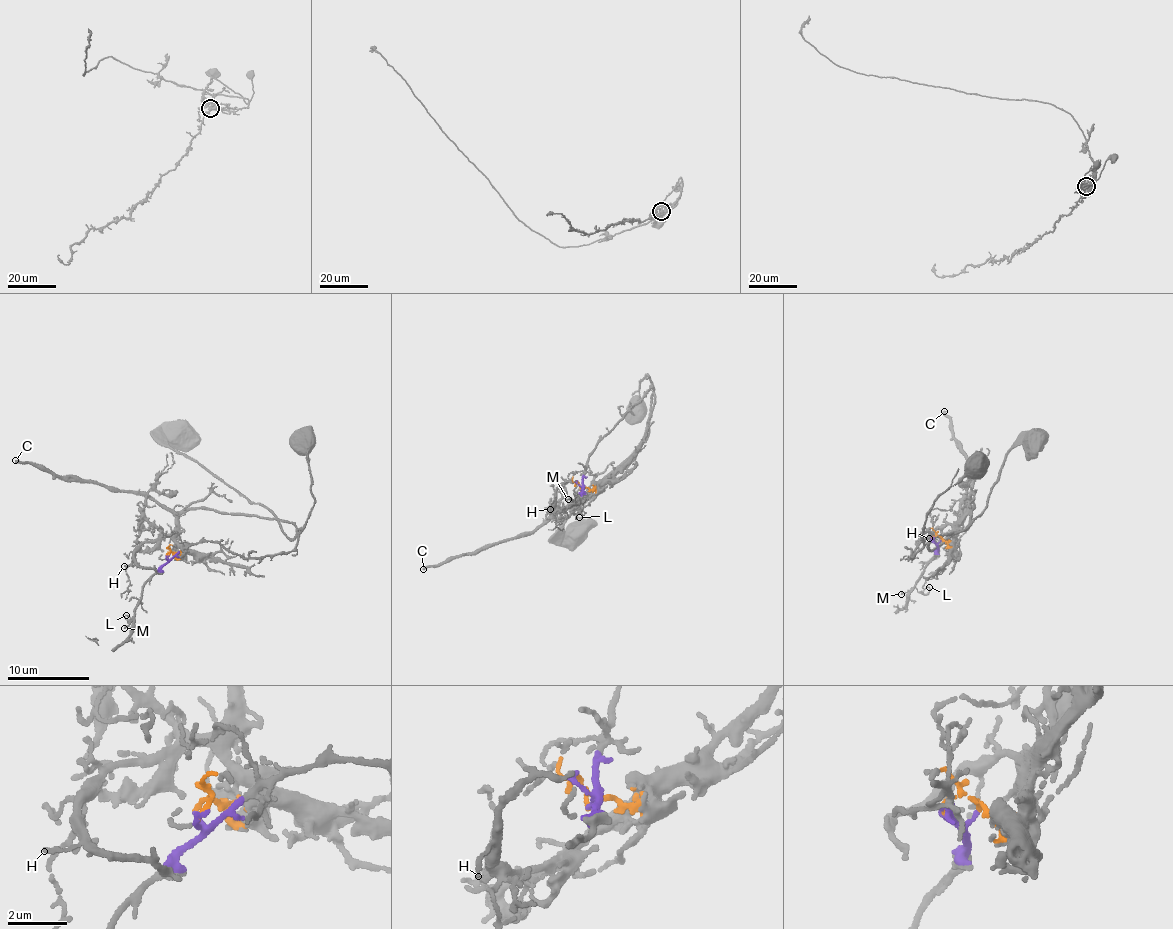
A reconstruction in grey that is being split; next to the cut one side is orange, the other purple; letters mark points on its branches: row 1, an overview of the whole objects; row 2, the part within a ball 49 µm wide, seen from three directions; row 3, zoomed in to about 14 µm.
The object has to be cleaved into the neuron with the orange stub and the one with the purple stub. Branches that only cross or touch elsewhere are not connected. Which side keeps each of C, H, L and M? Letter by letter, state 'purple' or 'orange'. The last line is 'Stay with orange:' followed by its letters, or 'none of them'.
C: orange
H: orange
L: purple
M: purple
Stay with orange: C, H

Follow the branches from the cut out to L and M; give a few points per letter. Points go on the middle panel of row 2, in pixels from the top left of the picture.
L: (581, 491), (574, 503), (579, 508), (579, 517)
M: (581, 491), (574, 503), (568, 499)

